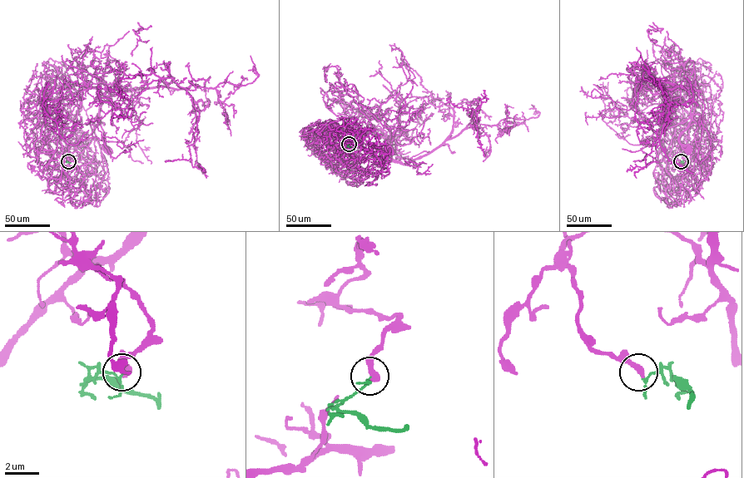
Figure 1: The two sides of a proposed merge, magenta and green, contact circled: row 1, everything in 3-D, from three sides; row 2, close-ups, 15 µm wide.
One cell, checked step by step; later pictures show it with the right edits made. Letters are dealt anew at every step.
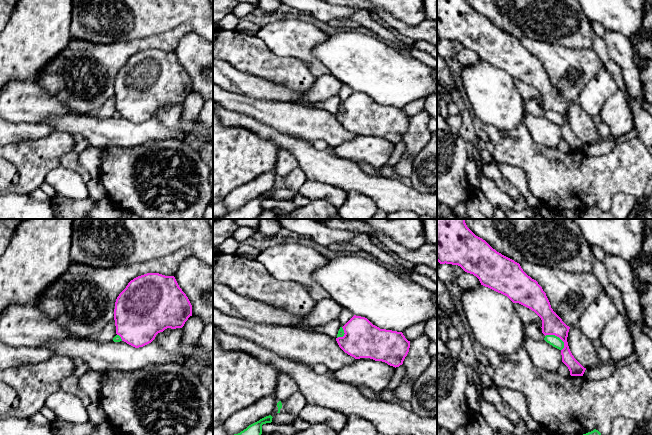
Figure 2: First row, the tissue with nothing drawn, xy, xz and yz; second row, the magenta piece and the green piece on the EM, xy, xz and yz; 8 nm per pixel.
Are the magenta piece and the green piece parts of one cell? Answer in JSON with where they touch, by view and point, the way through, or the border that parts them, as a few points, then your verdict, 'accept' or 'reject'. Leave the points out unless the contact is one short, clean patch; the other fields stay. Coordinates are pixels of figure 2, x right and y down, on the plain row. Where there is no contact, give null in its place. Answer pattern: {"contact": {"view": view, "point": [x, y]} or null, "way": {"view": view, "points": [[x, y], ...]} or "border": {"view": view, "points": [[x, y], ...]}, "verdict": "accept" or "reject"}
{"contact": {"view": "yz", "point": [557, 112]}, "border": {"view": "yz", "points": [[545, 111], [556, 111], [563, 118], [564, 123]]}, "verdict": "reject"}

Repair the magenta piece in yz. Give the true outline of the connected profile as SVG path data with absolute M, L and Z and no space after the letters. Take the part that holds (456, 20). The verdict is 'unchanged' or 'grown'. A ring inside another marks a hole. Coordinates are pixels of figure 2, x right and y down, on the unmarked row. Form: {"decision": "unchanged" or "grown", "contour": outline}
{"decision": "unchanged", "contour": "M437 0L437 37L440 40L460 42L465 48L476 52L481 61L534 87L542 96L542 109L545 112L555 111L564 118L561 126L562 138L568 143L570 151L583 152L586 144L574 134L568 122L570 103L553 87L542 63L523 47L519 39L497 28L485 16L476 12L466 0Z"}

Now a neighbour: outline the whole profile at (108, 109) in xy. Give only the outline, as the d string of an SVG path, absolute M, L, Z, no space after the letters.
M113 95L104 103L101 109L97 112L97 115L100 119L108 119L113 117L113 114L116 111L117 110L116 110L115 96Z

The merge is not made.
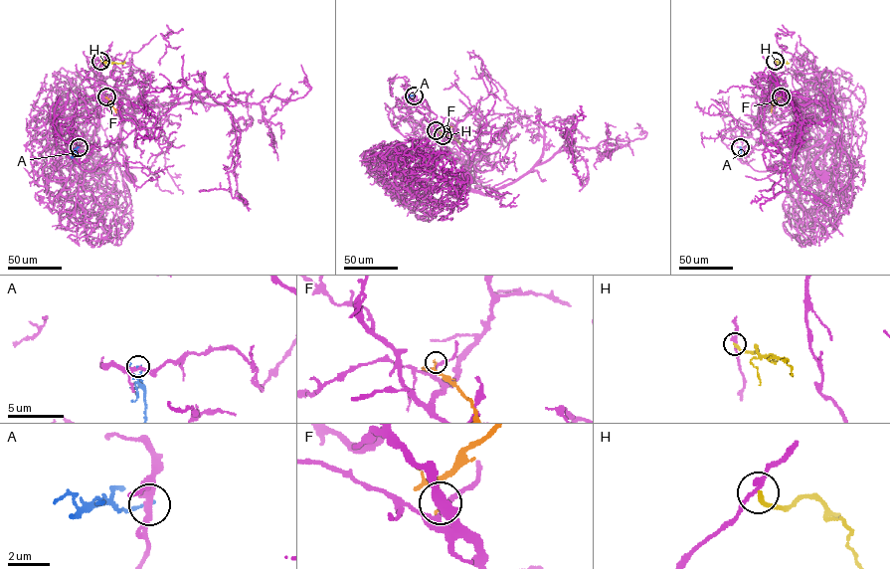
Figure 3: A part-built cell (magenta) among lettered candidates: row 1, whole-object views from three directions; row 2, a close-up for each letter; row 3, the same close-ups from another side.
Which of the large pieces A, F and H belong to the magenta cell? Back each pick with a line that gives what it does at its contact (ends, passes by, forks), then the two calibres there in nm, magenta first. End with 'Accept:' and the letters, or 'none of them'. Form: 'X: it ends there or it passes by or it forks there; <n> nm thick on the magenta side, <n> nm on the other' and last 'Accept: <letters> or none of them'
Accept: none of them

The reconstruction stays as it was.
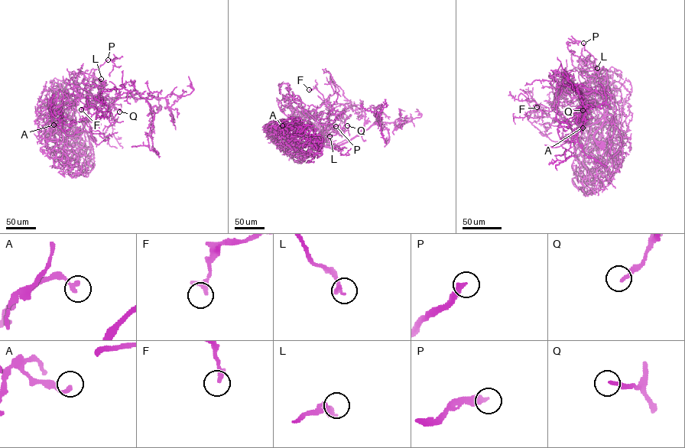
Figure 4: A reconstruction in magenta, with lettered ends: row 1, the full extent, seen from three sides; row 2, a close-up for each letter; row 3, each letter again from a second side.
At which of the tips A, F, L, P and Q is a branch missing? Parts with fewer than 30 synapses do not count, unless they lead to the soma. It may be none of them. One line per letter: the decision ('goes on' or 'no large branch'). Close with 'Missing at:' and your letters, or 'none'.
A: no large branch
F: no large branch
L: no large branch
P: no large branch
Q: no large branch
Missing at: none

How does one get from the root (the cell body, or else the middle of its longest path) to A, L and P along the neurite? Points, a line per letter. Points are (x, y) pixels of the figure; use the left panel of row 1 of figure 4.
A: (92, 138), (86, 97), (75, 96), (75, 105), (64, 109), (51, 133), (53, 124)
L: (92, 138), (86, 98), (94, 79), (95, 69), (91, 69), (89, 77), (94, 76), (101, 79)
P: (92, 138), (87, 117), (86, 97), (93, 82), (94, 70), (108, 60)

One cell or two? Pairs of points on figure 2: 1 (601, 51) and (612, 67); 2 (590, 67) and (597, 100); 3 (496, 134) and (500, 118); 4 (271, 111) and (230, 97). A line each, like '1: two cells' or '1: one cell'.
1: one cell
2: two cells
3: two cells
4: one cell

